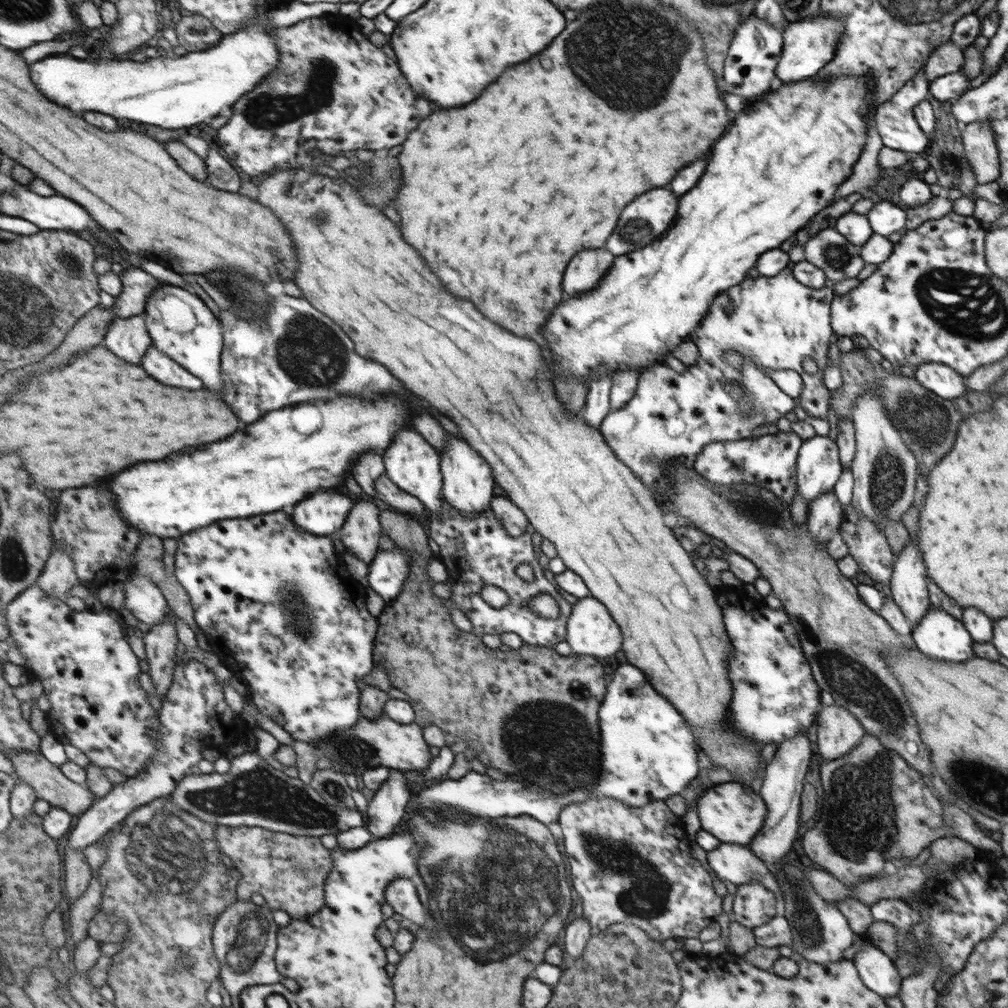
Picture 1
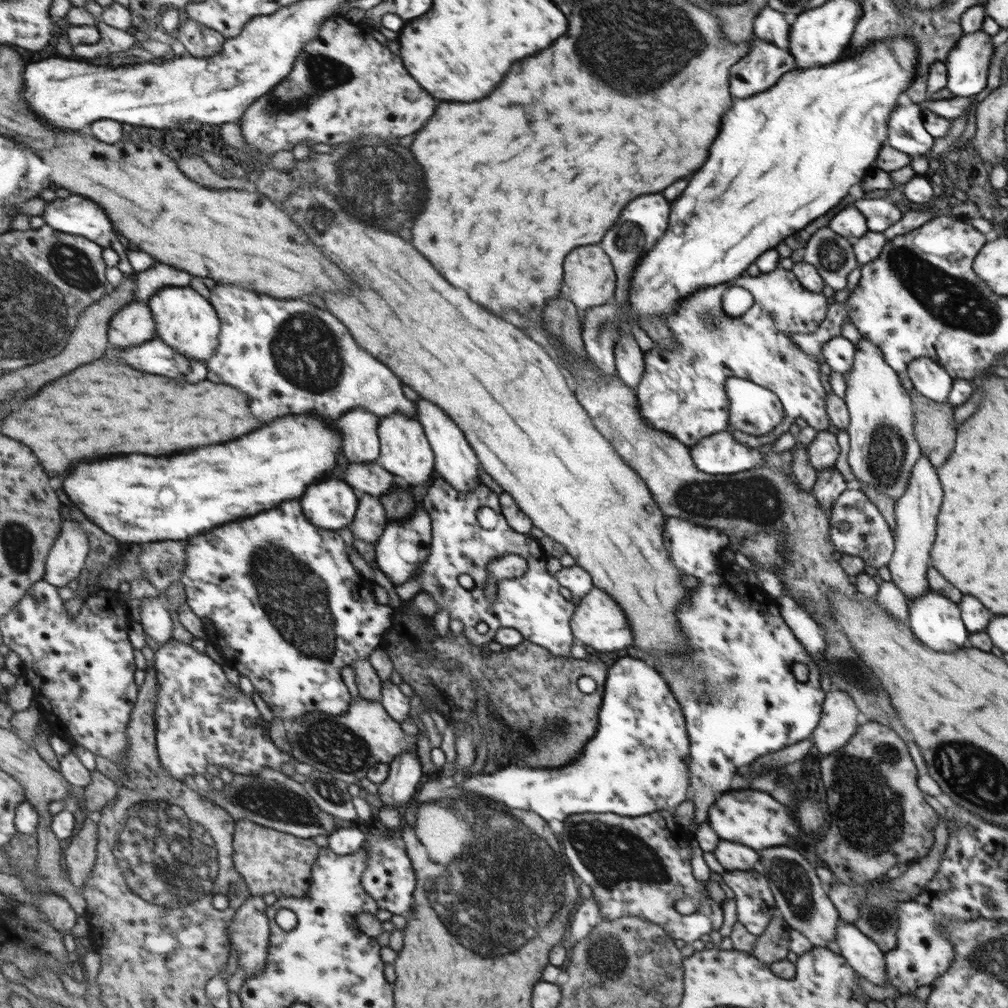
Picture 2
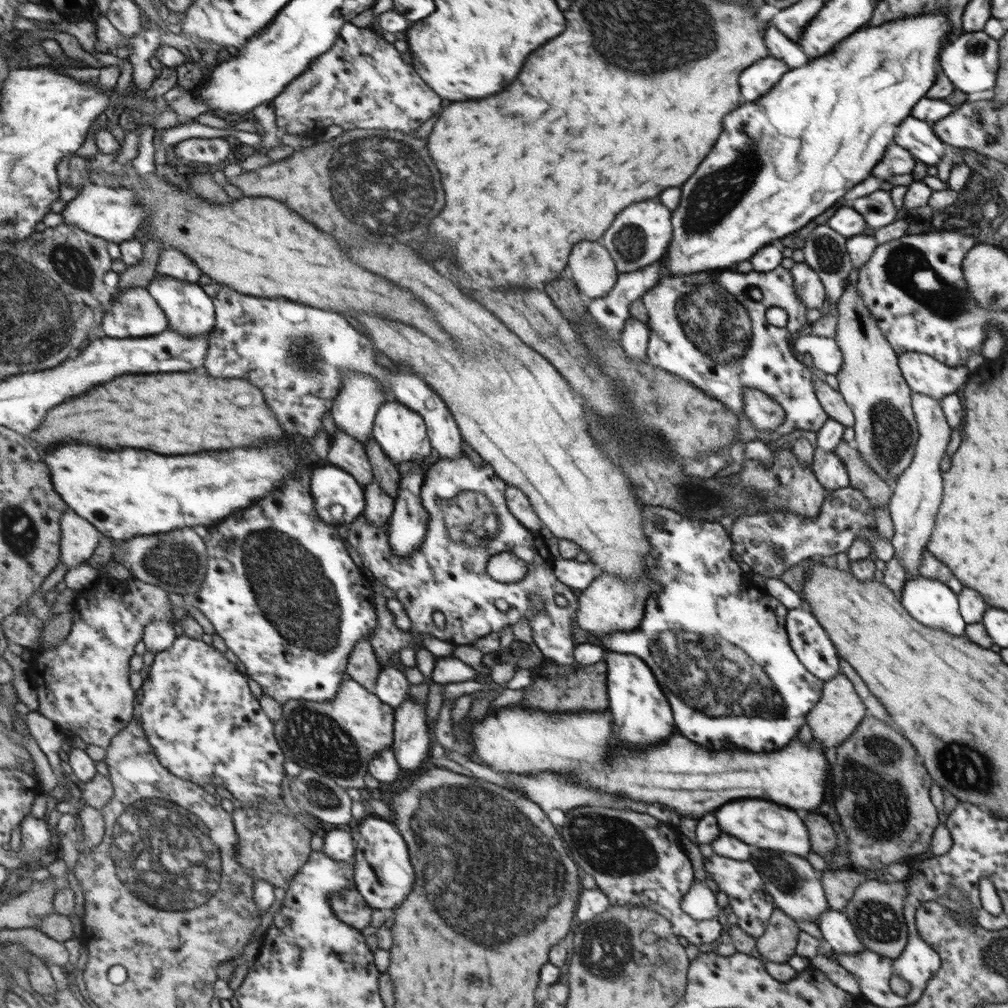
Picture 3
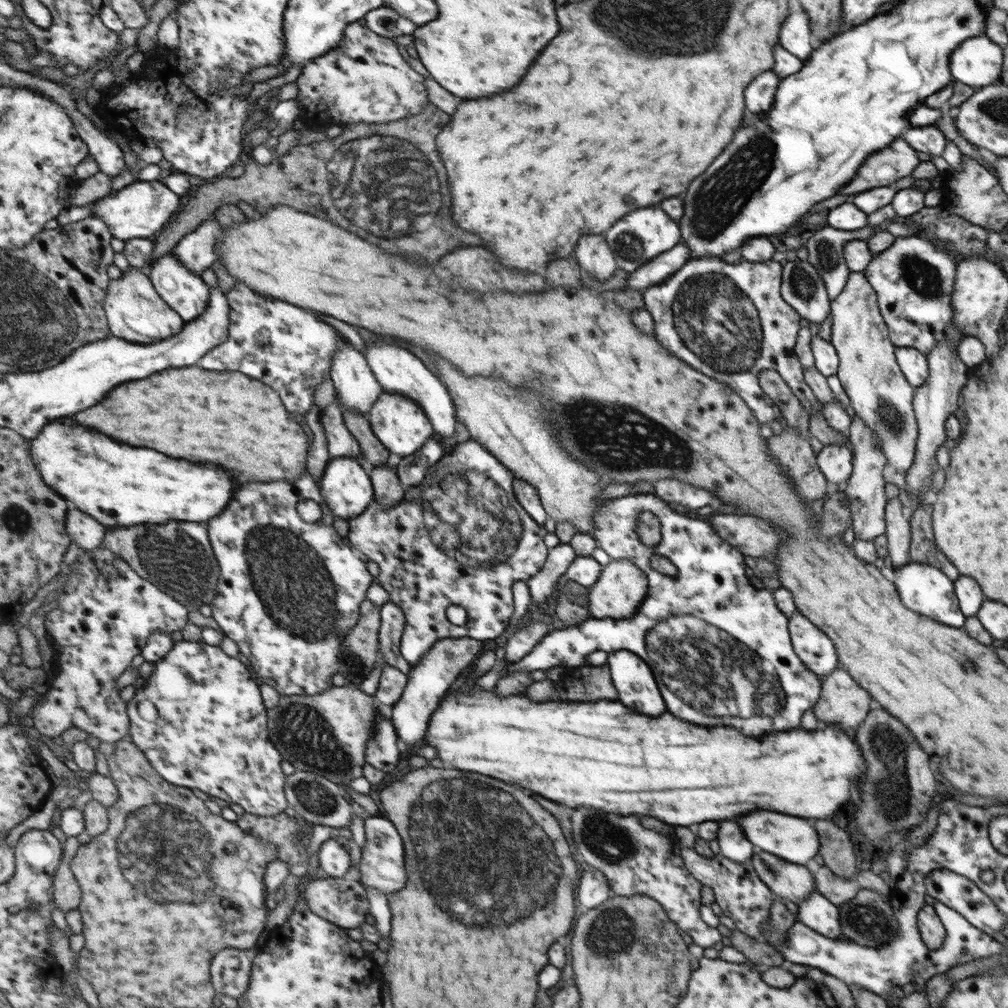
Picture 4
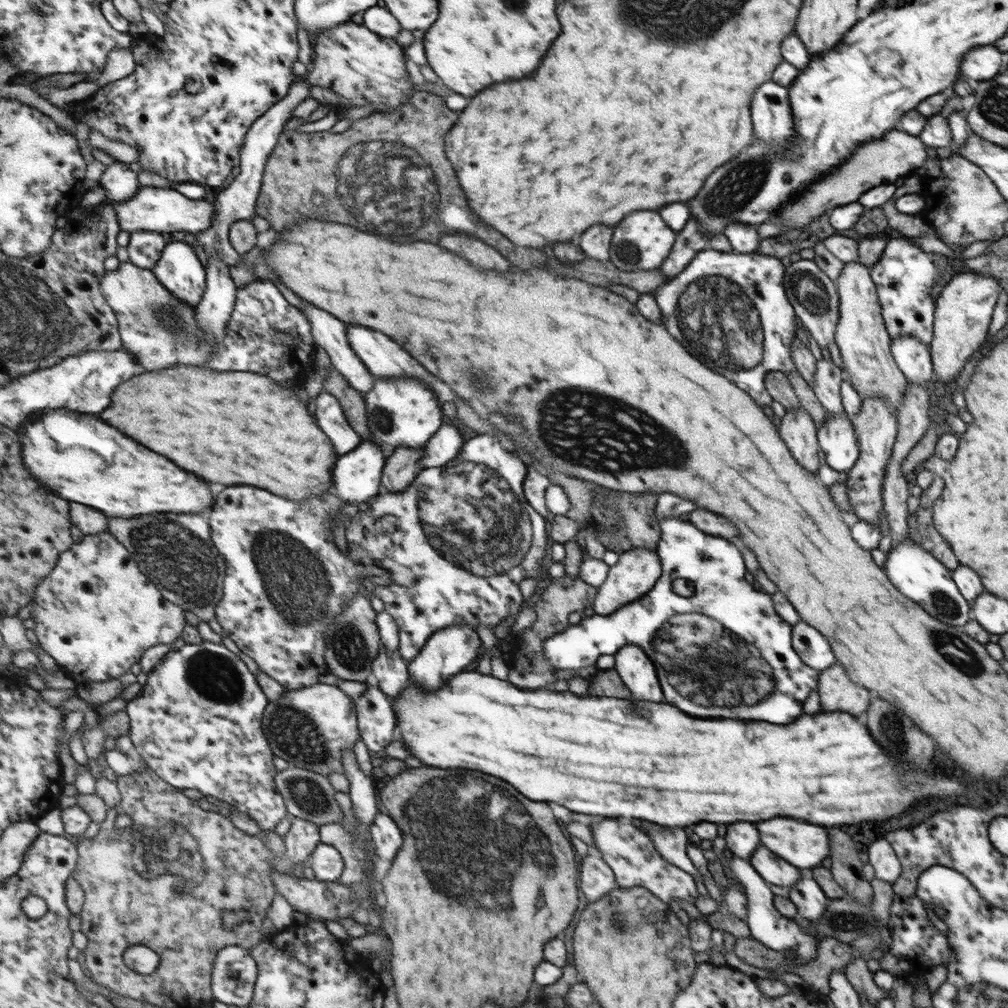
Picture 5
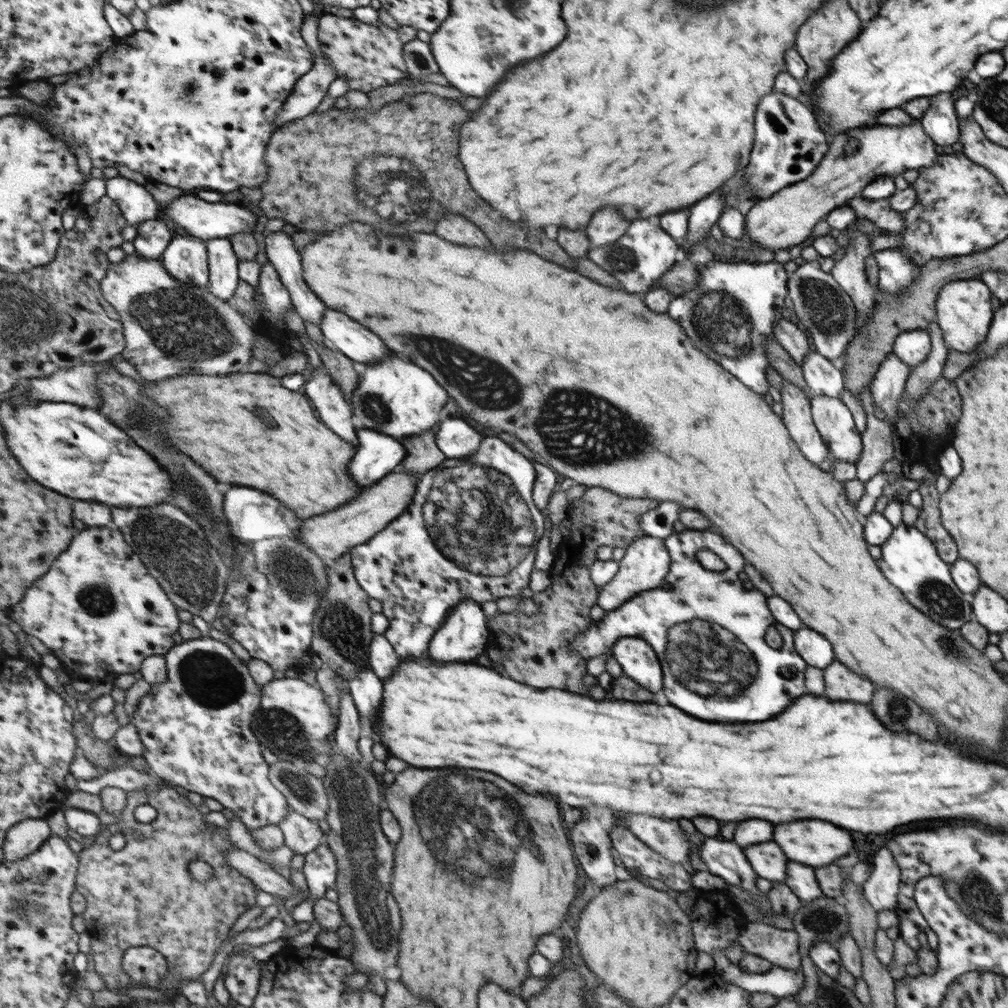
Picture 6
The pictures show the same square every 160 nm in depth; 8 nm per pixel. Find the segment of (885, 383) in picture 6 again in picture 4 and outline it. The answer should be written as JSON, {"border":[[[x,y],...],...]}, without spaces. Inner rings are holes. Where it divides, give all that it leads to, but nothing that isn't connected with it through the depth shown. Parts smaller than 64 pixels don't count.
{"border":[[[856,414],[851,420],[848,440],[853,446],[853,471],[841,489],[848,495],[855,538],[872,540],[886,532],[885,486],[887,483],[884,474],[889,469],[888,459],[880,448],[877,434],[869,426],[866,426],[862,417]]]}

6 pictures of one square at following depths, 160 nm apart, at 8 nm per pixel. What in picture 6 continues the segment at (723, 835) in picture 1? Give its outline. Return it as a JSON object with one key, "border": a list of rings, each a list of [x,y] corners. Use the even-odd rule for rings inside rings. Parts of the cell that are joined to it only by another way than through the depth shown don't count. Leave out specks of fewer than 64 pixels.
{"border":[[[800,820],[790,824],[778,824],[774,830],[774,842],[780,848],[784,848],[784,852],[788,852],[788,856],[792,856],[794,862],[811,865],[815,869],[832,864],[842,856],[846,856],[854,846],[848,830],[842,830],[824,820]]]}

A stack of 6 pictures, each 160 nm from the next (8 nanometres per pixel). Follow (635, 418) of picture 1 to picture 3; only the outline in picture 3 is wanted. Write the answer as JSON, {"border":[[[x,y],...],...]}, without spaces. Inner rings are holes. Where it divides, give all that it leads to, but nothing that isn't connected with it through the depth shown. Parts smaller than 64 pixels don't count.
{"border":[[[778,265],[772,271],[752,271],[740,274],[736,270],[722,272],[698,272],[690,276],[661,278],[659,284],[641,297],[649,314],[649,342],[647,359],[658,368],[663,368],[680,378],[689,380],[708,396],[715,397],[739,416],[737,442],[747,443],[760,439],[766,444],[776,441],[784,434],[793,434],[796,429],[817,432],[830,418],[820,404],[815,391],[815,376],[804,363],[793,356],[788,334],[796,333],[806,324],[806,308],[799,300],[797,286],[790,270]],[[759,289],[763,294],[760,301],[752,299],[749,291]],[[772,306],[784,308],[788,315],[786,327],[774,326],[766,319],[766,310]],[[743,388],[755,388],[773,398],[785,412],[785,421],[774,430],[764,432],[757,429],[747,418],[744,410]]]}

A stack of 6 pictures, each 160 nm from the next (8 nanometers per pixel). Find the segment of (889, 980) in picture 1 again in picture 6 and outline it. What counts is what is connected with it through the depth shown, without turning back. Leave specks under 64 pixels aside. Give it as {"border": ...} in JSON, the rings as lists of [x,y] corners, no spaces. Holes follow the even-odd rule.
{"border":[[[792,861],[789,864],[787,878],[783,882],[791,887],[792,892],[795,892],[801,901],[810,903],[811,900],[819,899],[824,895],[815,875],[815,868],[811,865]]]}

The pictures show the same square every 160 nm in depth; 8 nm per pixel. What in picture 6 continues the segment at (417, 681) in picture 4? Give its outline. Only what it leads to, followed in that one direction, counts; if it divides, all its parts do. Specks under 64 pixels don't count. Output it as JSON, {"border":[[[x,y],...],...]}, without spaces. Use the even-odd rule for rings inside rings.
{"border":[[[466,599],[456,606],[443,626],[435,632],[428,647],[428,654],[436,662],[438,660],[440,662],[470,662],[486,650],[488,641],[489,628],[484,611],[482,611],[482,604],[472,599]]]}

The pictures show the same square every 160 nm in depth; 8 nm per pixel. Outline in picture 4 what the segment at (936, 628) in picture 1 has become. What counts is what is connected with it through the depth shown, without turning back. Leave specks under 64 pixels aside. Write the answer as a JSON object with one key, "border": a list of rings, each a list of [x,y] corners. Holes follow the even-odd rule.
{"border":[[[910,561],[895,570],[895,583],[899,587],[902,601],[909,609],[927,616],[932,620],[954,628],[963,628],[966,624],[967,615],[959,605],[959,597],[955,593],[955,583],[943,570],[935,565]]]}

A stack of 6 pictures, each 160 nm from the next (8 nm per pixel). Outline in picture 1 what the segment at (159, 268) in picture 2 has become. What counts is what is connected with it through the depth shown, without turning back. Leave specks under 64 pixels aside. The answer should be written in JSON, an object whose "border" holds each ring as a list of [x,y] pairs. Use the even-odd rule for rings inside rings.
{"border":[[[141,267],[125,271],[122,276],[124,292],[117,297],[115,320],[145,315],[149,298],[166,283],[156,279]]]}

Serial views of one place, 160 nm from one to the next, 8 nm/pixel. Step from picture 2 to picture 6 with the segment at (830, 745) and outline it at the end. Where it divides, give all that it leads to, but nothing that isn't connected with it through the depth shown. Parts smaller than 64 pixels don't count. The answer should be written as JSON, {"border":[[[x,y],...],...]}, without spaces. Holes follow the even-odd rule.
{"border":[[[832,662],[823,669],[825,692],[830,700],[854,700],[868,704],[874,694],[874,684],[858,676],[840,662]]]}

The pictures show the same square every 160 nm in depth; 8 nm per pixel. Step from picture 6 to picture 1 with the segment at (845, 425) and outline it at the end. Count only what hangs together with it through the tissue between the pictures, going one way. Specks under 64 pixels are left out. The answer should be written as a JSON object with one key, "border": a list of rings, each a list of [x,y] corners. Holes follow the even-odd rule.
{"border":[[[833,489],[820,494],[808,507],[806,523],[811,537],[827,546],[830,538],[838,532],[842,515],[843,509]]]}

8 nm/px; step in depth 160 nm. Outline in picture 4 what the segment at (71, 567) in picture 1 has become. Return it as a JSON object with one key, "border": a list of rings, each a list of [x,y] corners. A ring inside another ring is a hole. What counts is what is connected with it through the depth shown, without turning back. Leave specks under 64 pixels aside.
{"border":[[[71,504],[67,527],[81,551],[89,551],[104,544],[108,528],[91,514]]]}

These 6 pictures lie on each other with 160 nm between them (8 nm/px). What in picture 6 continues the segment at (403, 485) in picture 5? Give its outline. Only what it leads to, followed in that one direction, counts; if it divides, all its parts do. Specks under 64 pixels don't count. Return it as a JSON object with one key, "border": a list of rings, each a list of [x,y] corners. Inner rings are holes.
{"border":[[[431,428],[430,431],[426,431],[422,435],[414,435],[402,438],[404,448],[407,449],[407,458],[404,459],[402,471],[407,473],[418,473],[424,474],[425,472],[431,471],[443,463],[447,456],[444,454],[443,449],[438,445],[436,440],[437,428]]]}

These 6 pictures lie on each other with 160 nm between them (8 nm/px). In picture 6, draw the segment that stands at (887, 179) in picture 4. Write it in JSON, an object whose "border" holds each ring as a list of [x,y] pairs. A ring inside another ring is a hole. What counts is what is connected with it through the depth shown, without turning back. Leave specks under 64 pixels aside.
{"border":[[[919,120],[911,125],[855,128],[830,139],[830,150],[807,179],[760,200],[760,204],[746,214],[745,240],[752,241],[753,248],[770,249],[774,254],[779,249],[790,249],[814,234],[815,228],[826,216],[842,206],[842,202],[854,198],[866,184],[872,182],[872,176],[884,174],[894,178],[902,175],[906,168],[930,168],[939,158],[935,141],[928,136]]]}

